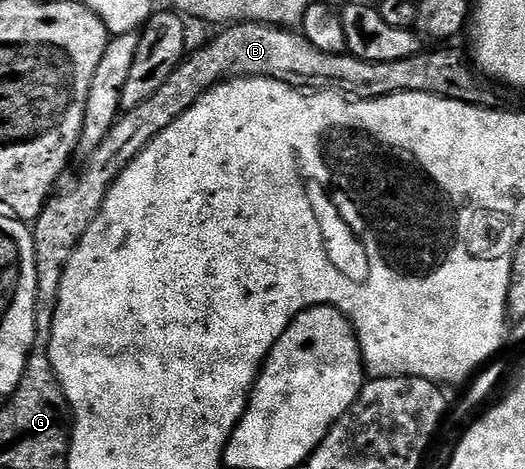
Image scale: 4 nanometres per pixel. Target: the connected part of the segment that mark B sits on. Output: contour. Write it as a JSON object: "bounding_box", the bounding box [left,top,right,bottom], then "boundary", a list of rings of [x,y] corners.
{"bounding_box":[31,23,497,352],"boundary":[[[233,23],[228,26],[225,32],[218,33],[216,40],[202,45],[197,52],[189,51],[174,70],[174,74],[170,74],[170,78],[166,78],[164,85],[154,93],[154,98],[146,98],[146,102],[142,102],[142,106],[127,109],[116,117],[116,125],[112,127],[110,134],[106,134],[106,138],[102,138],[101,144],[95,150],[87,153],[85,160],[88,161],[85,162],[84,169],[64,189],[61,187],[59,191],[49,196],[42,214],[31,225],[32,241],[34,242],[34,270],[36,271],[36,309],[34,310],[32,348],[40,348],[40,352],[48,352],[62,274],[66,270],[72,252],[78,246],[82,234],[86,232],[90,222],[96,219],[106,194],[112,189],[112,183],[122,174],[122,170],[126,170],[126,166],[130,166],[130,162],[134,162],[134,158],[138,158],[138,154],[142,154],[144,147],[158,133],[171,126],[179,116],[186,114],[186,110],[190,106],[194,106],[194,102],[201,100],[204,93],[215,88],[217,84],[223,84],[225,80],[235,80],[242,76],[268,76],[271,80],[286,82],[292,88],[334,92],[353,100],[377,100],[399,92],[417,92],[418,94],[434,94],[438,98],[447,100],[461,100],[467,104],[479,104],[482,108],[497,107],[495,92],[497,89],[483,75],[474,71],[473,65],[466,59],[465,53],[463,56],[462,53],[455,52],[452,46],[433,48],[436,48],[433,52],[421,50],[410,54],[410,58],[394,58],[394,62],[366,62],[347,51],[326,54],[326,50],[318,50],[318,46],[312,45],[300,30],[270,24]]]}

